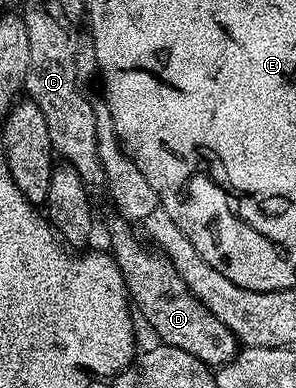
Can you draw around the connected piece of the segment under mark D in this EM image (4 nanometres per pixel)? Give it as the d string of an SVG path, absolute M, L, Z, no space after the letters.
M114 215L110 221L108 249L118 265L118 270L122 272L126 292L132 298L137 312L138 309L142 312L143 319L150 324L151 331L158 336L157 340L161 344L180 347L211 367L225 365L239 352L238 338L190 293L189 287L185 285L184 279L177 273L169 258L155 251L149 244L141 245L134 238L132 230L131 223L125 217Z

